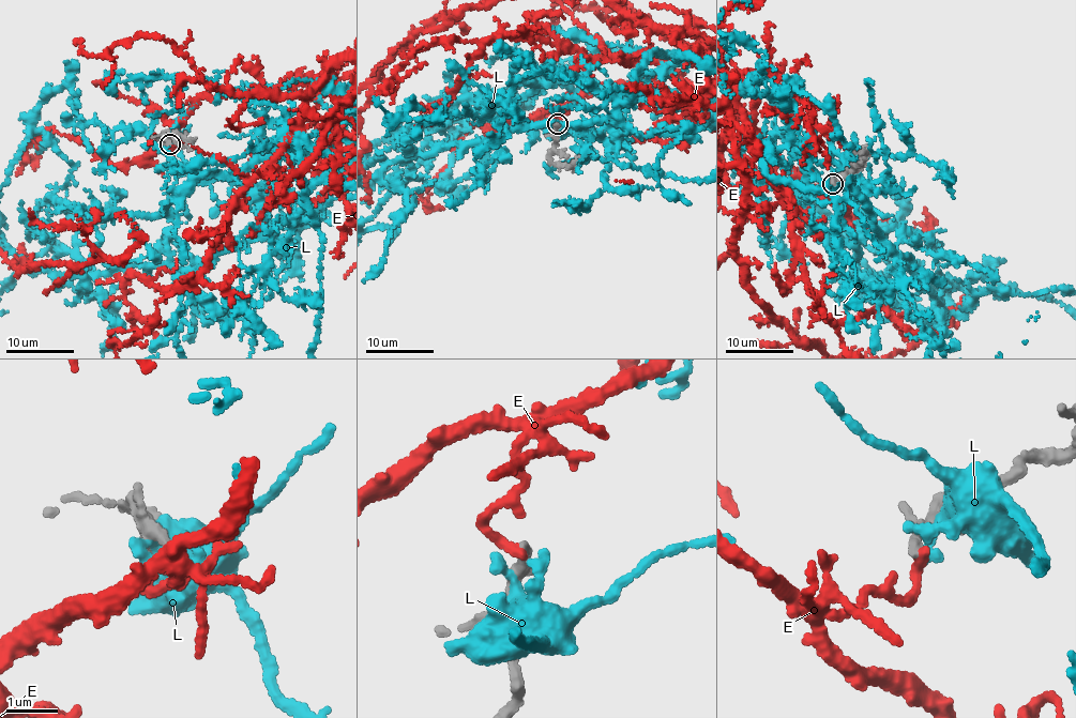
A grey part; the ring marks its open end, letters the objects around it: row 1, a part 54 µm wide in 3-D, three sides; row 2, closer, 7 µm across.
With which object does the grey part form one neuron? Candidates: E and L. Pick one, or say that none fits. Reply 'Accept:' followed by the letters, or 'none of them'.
Accept: none of them

